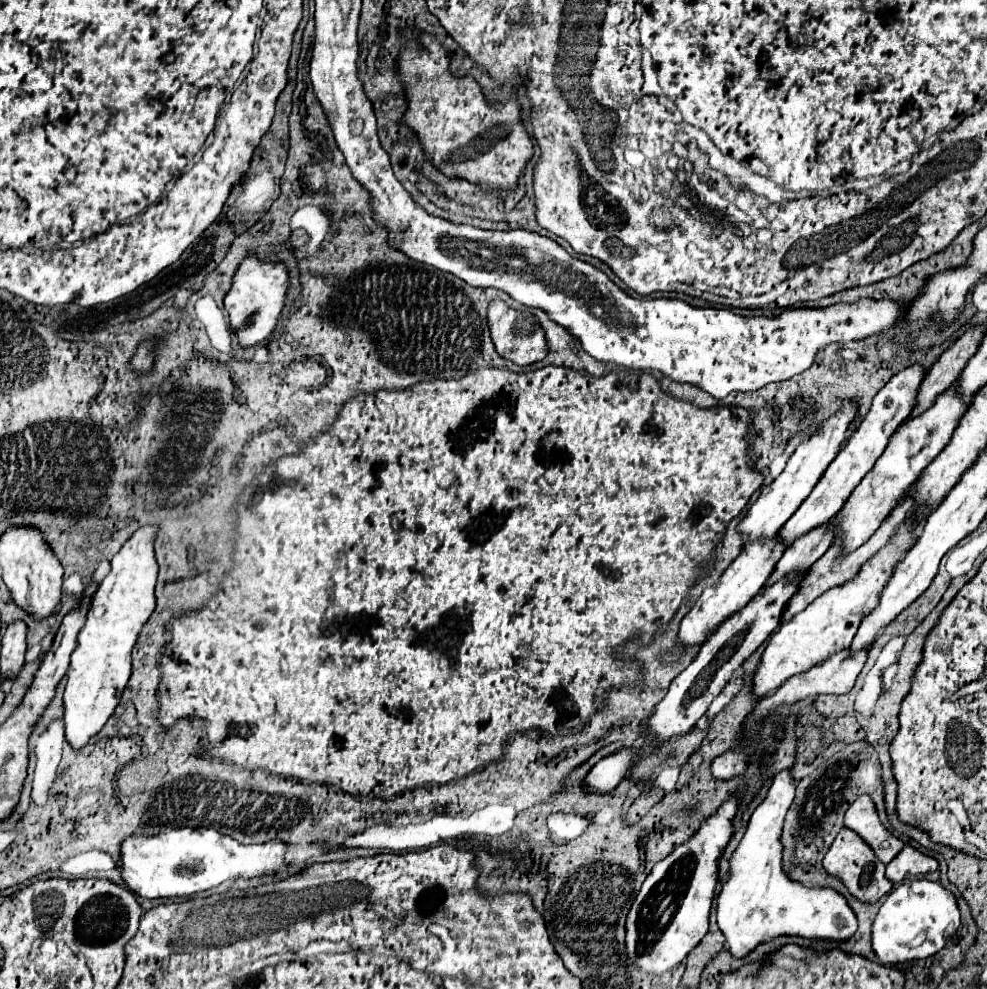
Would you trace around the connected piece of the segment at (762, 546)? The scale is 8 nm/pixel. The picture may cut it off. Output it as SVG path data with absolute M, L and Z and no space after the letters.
M770 538L766 542L754 542L754 544L746 546L744 552L718 578L718 582L712 588L706 588L702 592L702 596L696 600L694 608L682 618L680 632L676 636L678 648L682 652L686 652L692 646L702 646L710 638L710 632L718 630L718 624L722 624L722 620L726 620L726 616L732 616L734 612L738 612L738 608L742 608L742 604L746 604L746 600L750 600L750 596L754 596L754 592L760 592L760 588L766 584L768 576L772 574L776 562L782 558L782 554L784 554L782 544L778 544L776 538Z

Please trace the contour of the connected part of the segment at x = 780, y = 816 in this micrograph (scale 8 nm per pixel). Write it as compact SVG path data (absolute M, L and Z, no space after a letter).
M790 770L774 776L766 800L754 810L746 832L730 858L728 880L718 894L718 928L726 936L726 946L736 958L746 956L760 942L780 934L794 934L822 940L848 940L856 932L856 914L846 898L834 888L810 888L788 880L782 870L782 856L772 848L782 848L784 816L796 796Z

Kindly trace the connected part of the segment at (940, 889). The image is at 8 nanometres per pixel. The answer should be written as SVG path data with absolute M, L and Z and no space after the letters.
M926 878L906 880L886 896L872 924L872 948L878 960L886 966L928 958L942 950L958 928L960 908L956 896L950 890L946 890L940 882Z

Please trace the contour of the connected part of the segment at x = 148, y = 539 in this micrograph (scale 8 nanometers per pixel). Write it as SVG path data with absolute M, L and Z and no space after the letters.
M140 526L112 558L108 576L100 582L92 596L86 626L78 636L78 646L72 652L68 670L68 686L64 692L64 722L66 740L72 748L82 748L90 736L98 734L120 702L122 690L130 678L130 652L138 632L154 612L154 586L158 564L154 558L158 526Z

